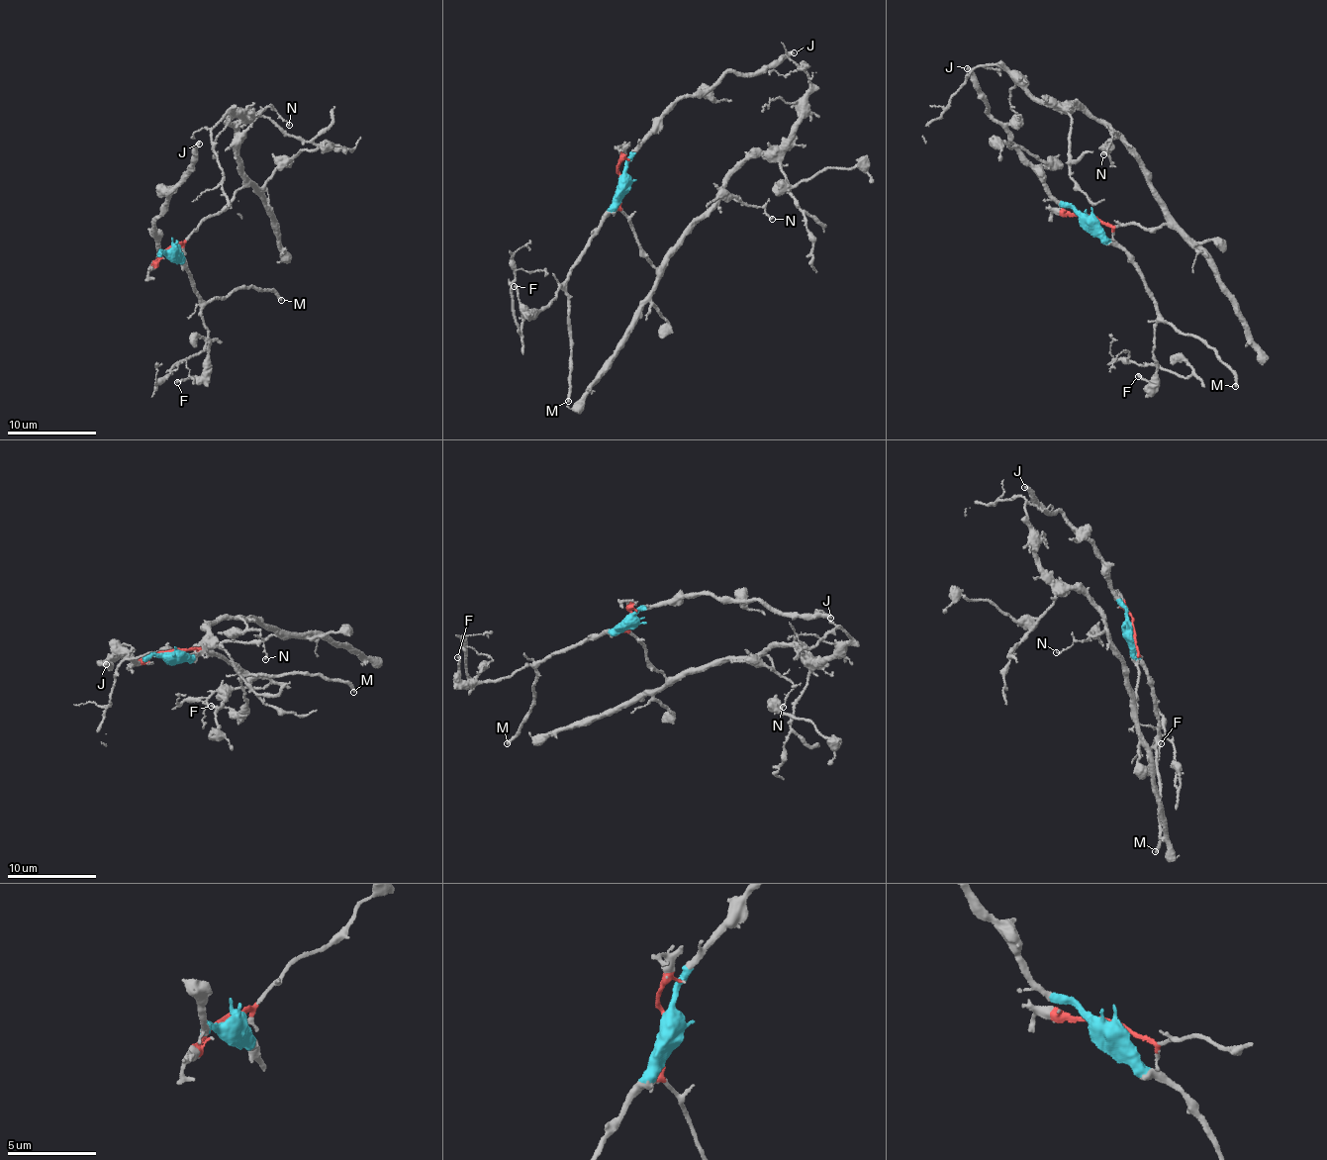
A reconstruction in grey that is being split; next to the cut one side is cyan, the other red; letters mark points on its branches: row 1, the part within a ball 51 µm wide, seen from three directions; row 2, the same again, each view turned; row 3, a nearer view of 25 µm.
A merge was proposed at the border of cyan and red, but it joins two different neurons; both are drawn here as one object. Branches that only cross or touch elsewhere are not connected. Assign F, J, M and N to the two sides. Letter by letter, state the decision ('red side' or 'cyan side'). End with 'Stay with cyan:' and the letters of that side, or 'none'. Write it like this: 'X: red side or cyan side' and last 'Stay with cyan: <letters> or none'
F: cyan side
J: cyan side
M: cyan side
N: red side
Stay with cyan: F, J, M

